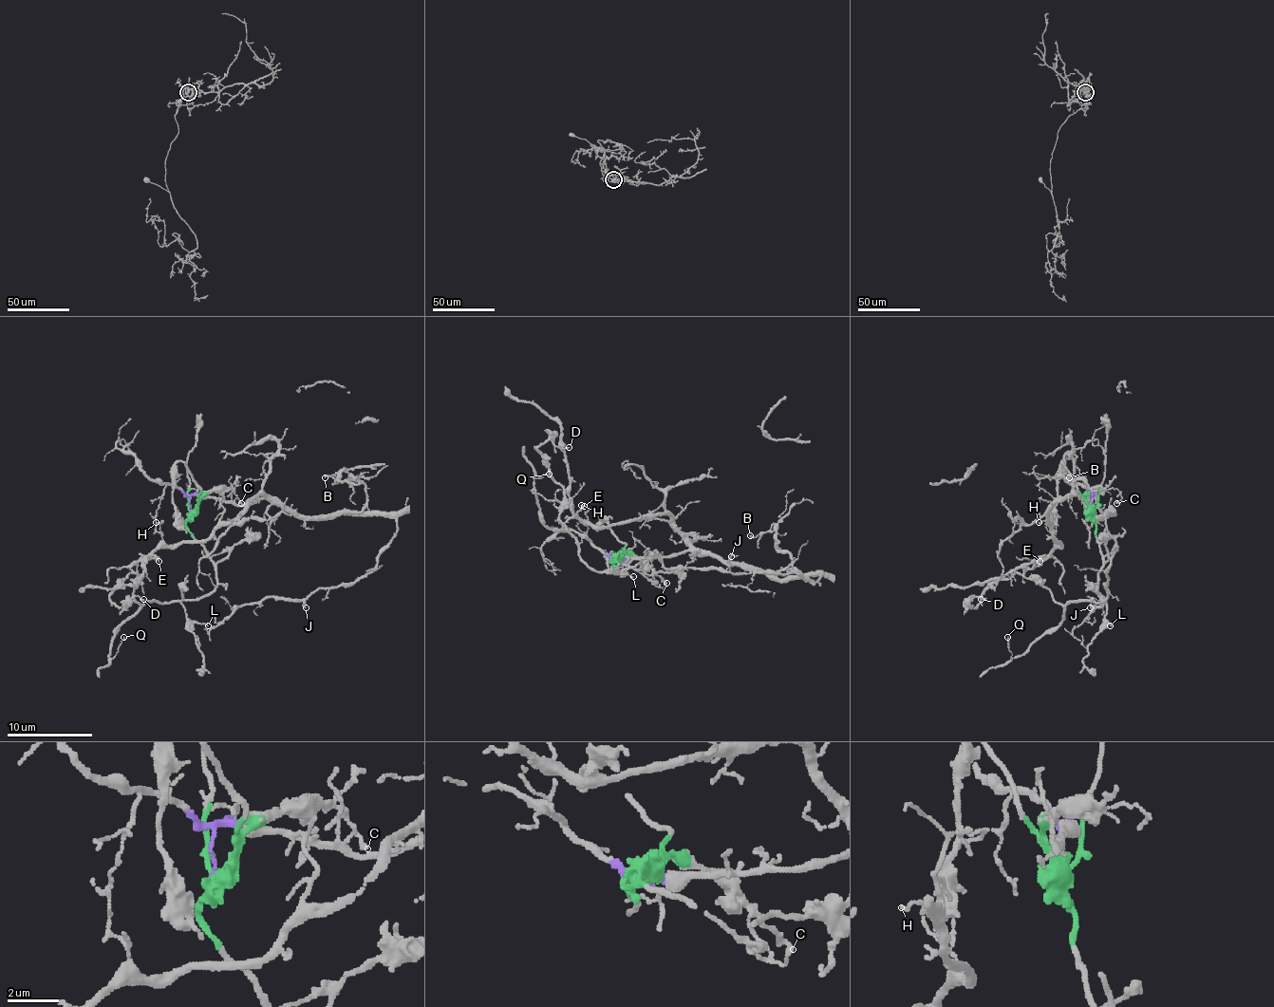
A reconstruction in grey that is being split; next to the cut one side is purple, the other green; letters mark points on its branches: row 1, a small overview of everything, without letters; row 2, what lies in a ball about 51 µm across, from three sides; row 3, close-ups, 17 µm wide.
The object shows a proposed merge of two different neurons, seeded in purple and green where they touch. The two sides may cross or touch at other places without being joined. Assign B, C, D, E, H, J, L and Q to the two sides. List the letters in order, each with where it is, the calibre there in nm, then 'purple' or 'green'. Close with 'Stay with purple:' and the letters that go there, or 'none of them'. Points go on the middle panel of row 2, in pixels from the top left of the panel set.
B: place (750, 535); calibre 100 nm; purple
C: place (666, 583); calibre 150 nm; green
D: place (569, 447); calibre 140 nm; green
E: place (584, 506); calibre 160 nm; purple
H: place (581, 505); calibre 100 nm; purple
J: place (731, 556); calibre 100 nm; purple
L: place (633, 576); calibre 130 nm; green
Q: place (549, 474); calibre 100 nm; green
Stay with purple: B, E, H, J

